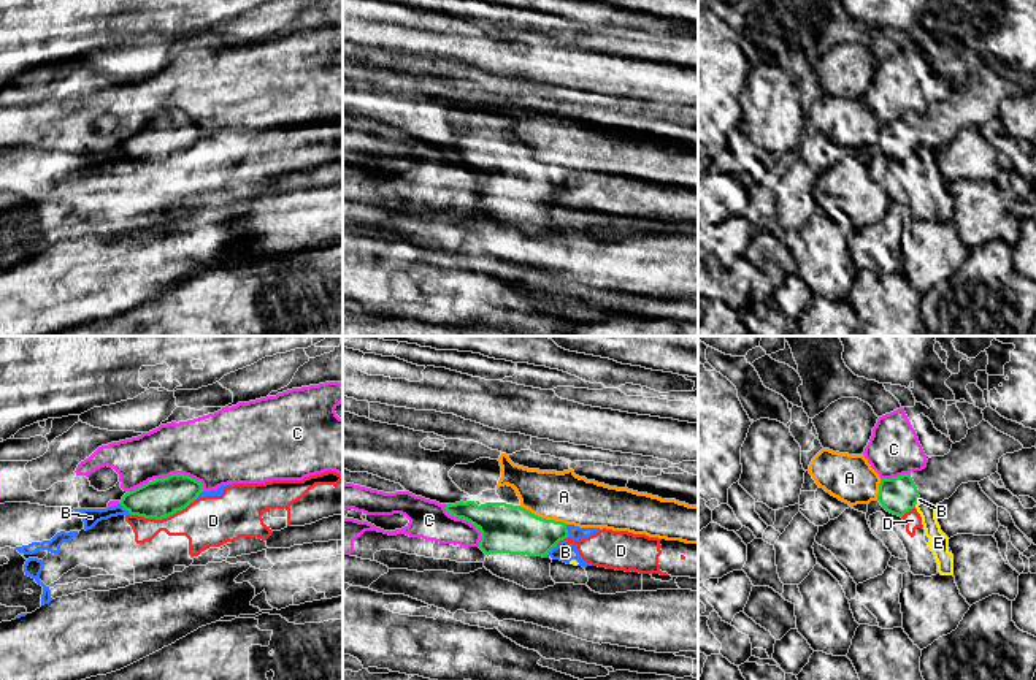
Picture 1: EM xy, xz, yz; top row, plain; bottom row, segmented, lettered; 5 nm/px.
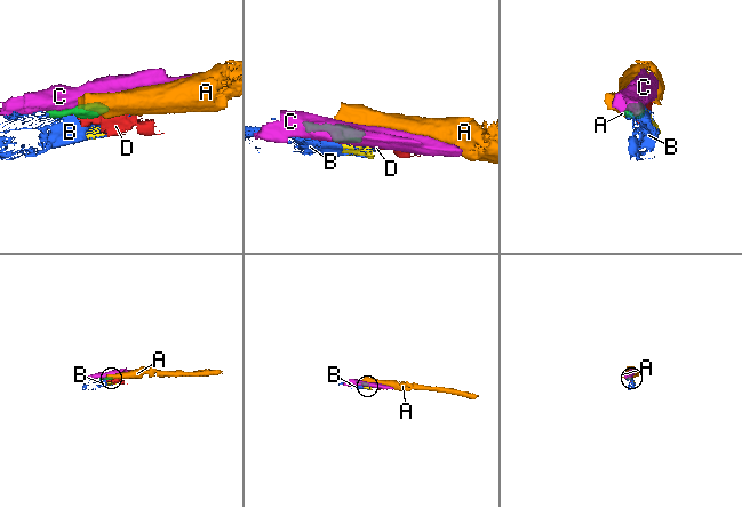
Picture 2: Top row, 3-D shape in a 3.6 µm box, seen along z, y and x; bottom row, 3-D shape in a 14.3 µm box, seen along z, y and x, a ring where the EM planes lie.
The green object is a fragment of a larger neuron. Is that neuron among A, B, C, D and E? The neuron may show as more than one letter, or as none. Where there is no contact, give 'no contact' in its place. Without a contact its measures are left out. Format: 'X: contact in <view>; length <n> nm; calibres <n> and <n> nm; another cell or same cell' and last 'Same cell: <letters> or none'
A: contact in xz; length 260 nm; calibres 260 and 260 nm; another cell
B: contact in xz; length 100 nm; calibres 240 and 100 nm; another cell
C: contact in xz; length 280 nm; calibres 260 and 190 nm; another cell
D: contact in xy; length 340 nm; calibres 200 and 260 nm; another cell
E: contact in yz; length 40 nm; calibres 190 and 110 nm; another cell
Same cell: none

